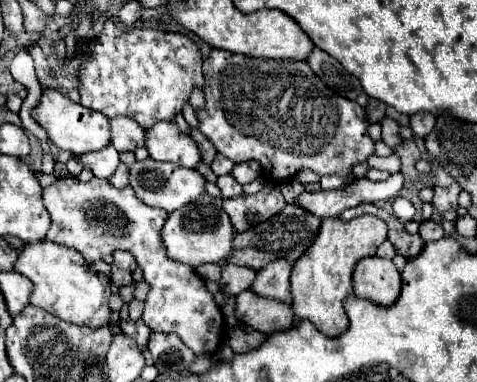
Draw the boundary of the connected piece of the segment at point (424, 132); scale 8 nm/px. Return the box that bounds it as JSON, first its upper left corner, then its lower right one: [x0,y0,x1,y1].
[409,111,435,137]

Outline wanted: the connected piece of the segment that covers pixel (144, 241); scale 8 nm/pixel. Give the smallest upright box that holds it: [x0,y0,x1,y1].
[43,177,223,355]

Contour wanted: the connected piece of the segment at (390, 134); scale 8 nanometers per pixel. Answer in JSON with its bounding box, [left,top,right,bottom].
[381,117,401,147]

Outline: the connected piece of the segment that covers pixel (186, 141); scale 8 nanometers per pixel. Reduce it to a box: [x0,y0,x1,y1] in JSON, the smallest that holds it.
[145,121,201,169]

